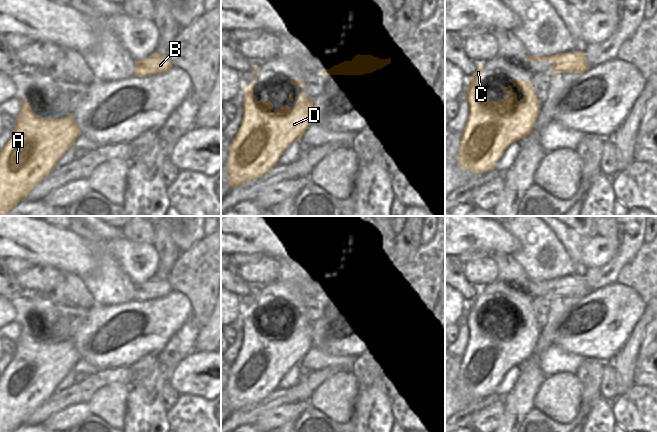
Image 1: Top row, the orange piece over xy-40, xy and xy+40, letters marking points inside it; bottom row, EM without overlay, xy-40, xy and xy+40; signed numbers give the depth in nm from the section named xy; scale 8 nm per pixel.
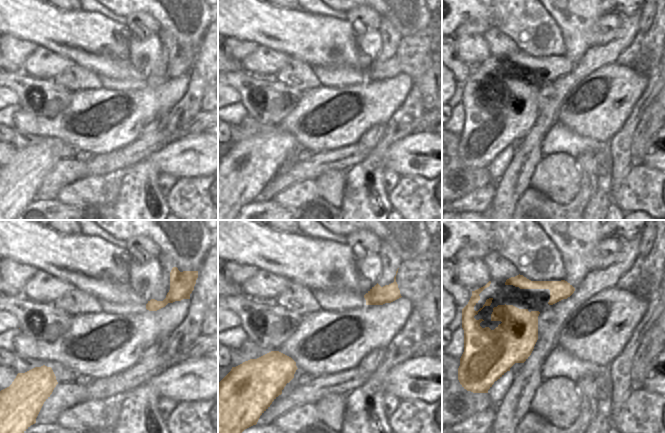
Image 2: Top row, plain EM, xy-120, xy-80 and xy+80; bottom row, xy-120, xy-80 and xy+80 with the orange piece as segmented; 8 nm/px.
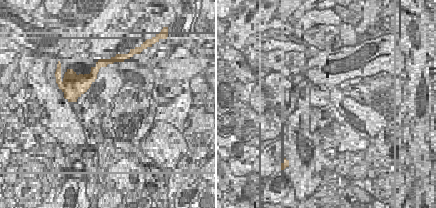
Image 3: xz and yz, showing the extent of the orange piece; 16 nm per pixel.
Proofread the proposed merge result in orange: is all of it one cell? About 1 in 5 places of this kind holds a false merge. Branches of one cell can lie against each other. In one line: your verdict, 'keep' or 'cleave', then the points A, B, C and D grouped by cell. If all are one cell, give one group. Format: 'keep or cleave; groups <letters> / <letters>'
keep; groups A B C D

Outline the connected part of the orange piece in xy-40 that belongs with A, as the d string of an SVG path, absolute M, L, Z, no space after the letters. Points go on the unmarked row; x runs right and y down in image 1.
M21 324L21 336L19 340L15 343L15 352L13 354L13 358L5 368L5 370L1 373L0 376L0 432L13 432L20 425L25 425L27 418L45 401L47 401L56 391L57 386L63 381L65 376L72 370L75 369L75 364L81 359L81 356L72 340L72 338L67 339L66 341L62 341L60 343L44 343L42 341L38 341L30 332L31 326L26 326Z

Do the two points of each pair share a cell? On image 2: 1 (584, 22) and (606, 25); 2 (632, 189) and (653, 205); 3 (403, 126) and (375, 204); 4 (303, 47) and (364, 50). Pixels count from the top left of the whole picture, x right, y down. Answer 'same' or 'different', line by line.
1: different
2: same
3: same
4: same

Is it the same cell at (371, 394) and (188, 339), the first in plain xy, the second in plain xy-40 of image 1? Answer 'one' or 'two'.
one

